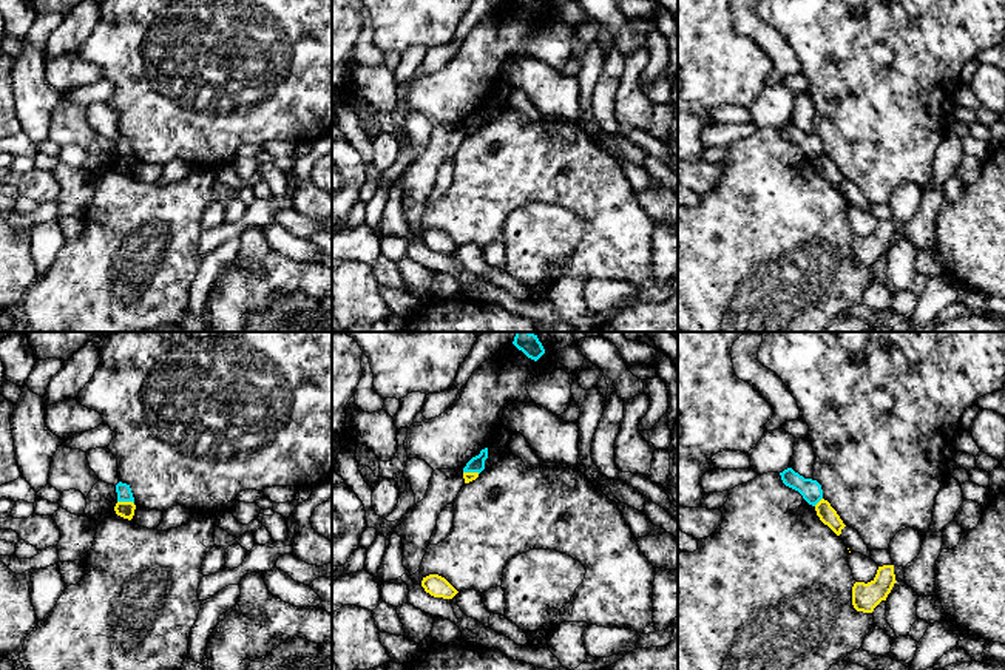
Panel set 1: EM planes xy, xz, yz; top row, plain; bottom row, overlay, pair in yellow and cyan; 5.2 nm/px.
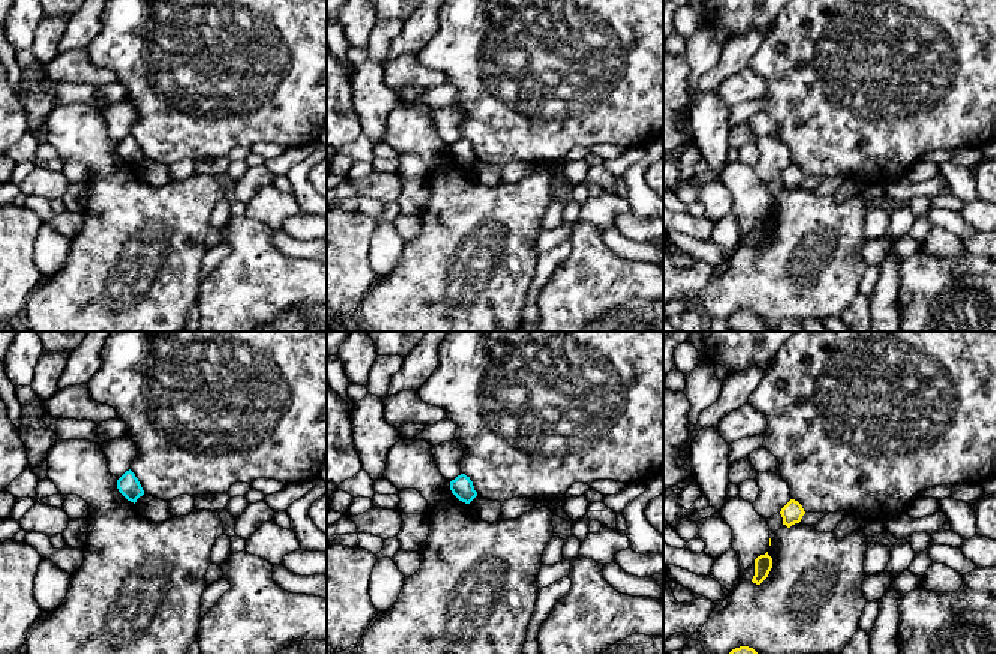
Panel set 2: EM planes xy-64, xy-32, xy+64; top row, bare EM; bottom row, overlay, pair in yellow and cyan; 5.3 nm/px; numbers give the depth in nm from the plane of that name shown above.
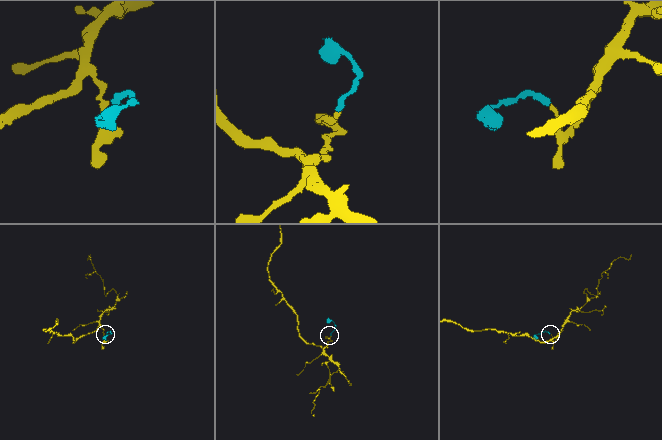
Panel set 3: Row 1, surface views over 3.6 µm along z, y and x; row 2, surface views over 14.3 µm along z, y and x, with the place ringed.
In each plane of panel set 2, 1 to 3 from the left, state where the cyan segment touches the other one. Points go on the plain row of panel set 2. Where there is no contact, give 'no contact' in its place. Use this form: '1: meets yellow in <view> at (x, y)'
1: no contact
2: no contact
3: no contact

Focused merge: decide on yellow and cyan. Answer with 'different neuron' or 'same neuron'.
different neuron

